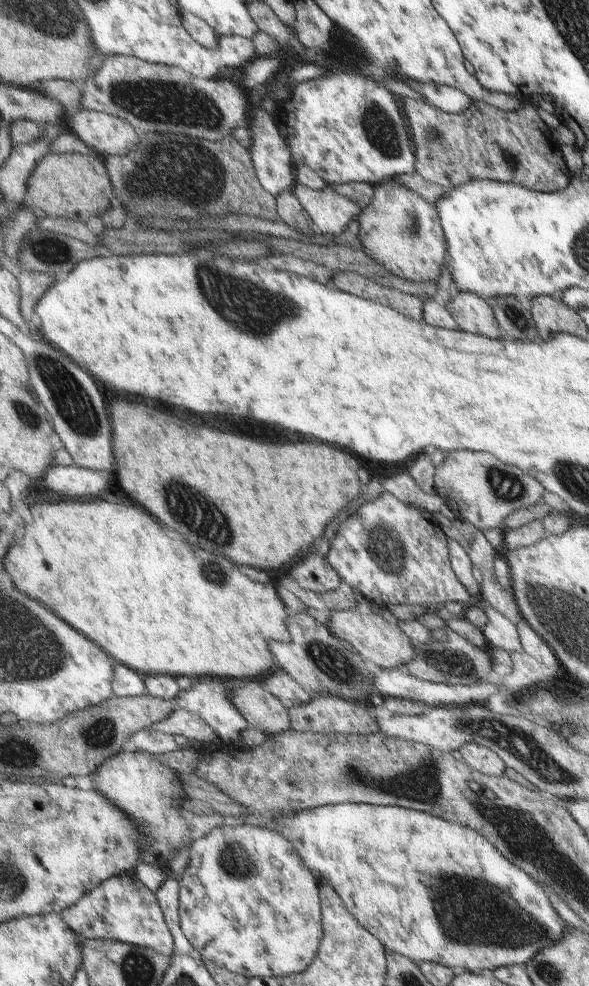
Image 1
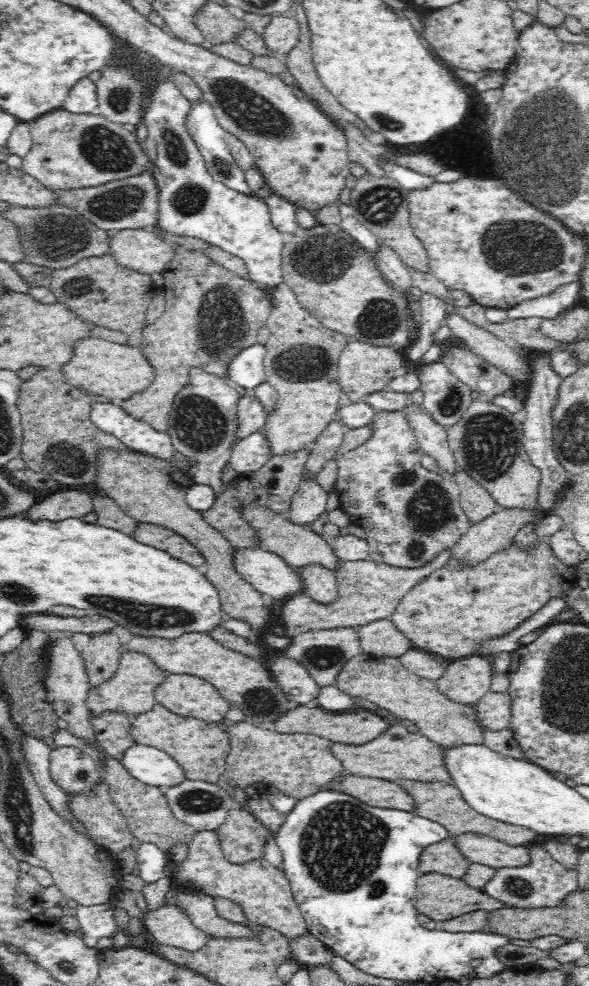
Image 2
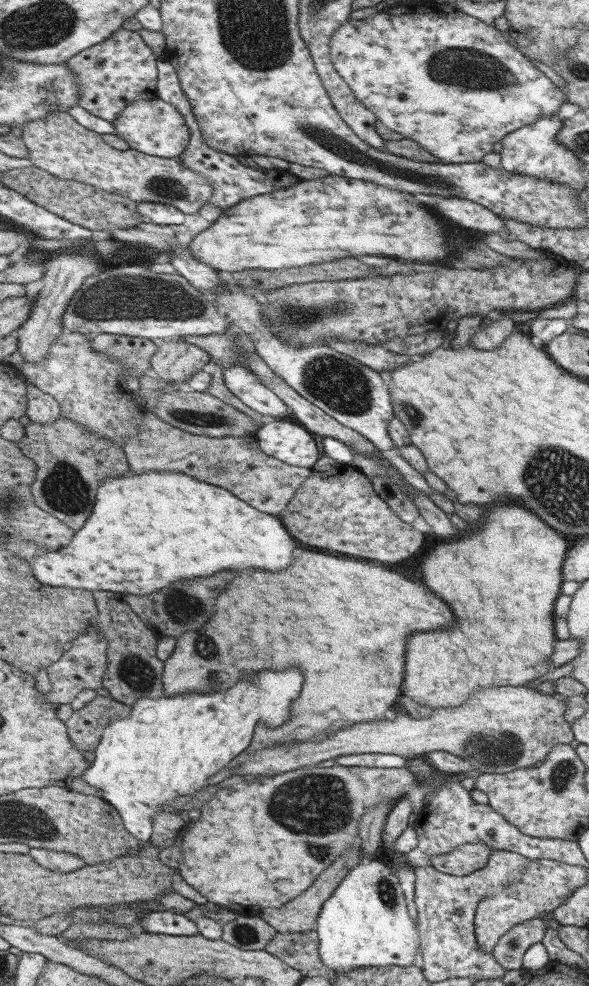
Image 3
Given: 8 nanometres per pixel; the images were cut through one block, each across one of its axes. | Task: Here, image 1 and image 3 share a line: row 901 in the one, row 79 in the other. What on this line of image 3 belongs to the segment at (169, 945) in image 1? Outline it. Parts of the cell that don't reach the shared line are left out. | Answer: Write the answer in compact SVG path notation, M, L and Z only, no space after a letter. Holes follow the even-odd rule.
M119 30L107 42L99 46L91 46L69 60L71 68L75 68L79 76L79 84L83 88L83 98L79 100L81 108L91 112L93 116L115 122L123 108L131 106L137 100L155 100L157 94L157 78L159 78L159 58L153 50L143 42L139 32Z

